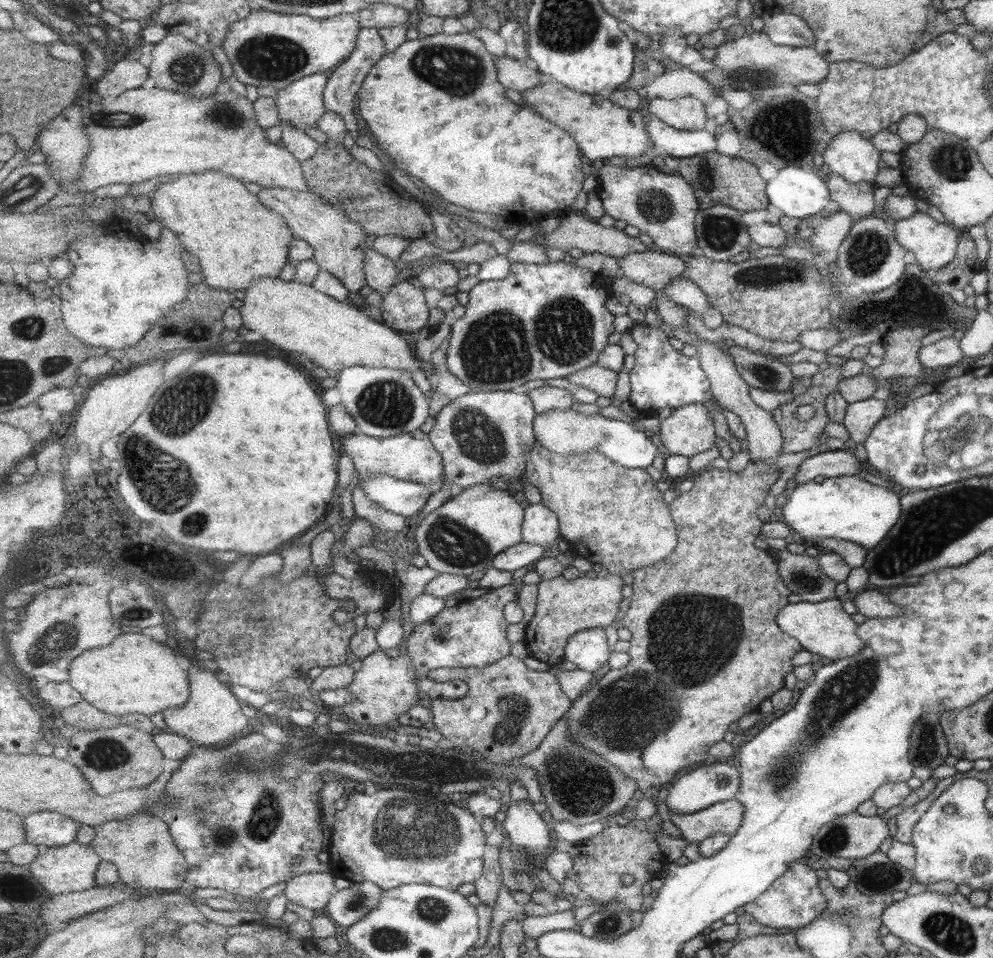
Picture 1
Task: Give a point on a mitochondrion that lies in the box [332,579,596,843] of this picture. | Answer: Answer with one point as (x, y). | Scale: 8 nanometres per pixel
(514, 710)

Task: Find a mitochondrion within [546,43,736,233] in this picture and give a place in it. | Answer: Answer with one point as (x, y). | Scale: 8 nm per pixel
(657, 207)

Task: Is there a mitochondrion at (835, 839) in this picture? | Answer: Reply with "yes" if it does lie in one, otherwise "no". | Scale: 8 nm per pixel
yes

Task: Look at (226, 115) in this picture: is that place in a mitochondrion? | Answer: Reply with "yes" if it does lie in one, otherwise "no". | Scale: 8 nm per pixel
yes

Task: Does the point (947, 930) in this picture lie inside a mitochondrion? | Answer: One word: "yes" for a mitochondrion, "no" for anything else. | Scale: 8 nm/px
yes

